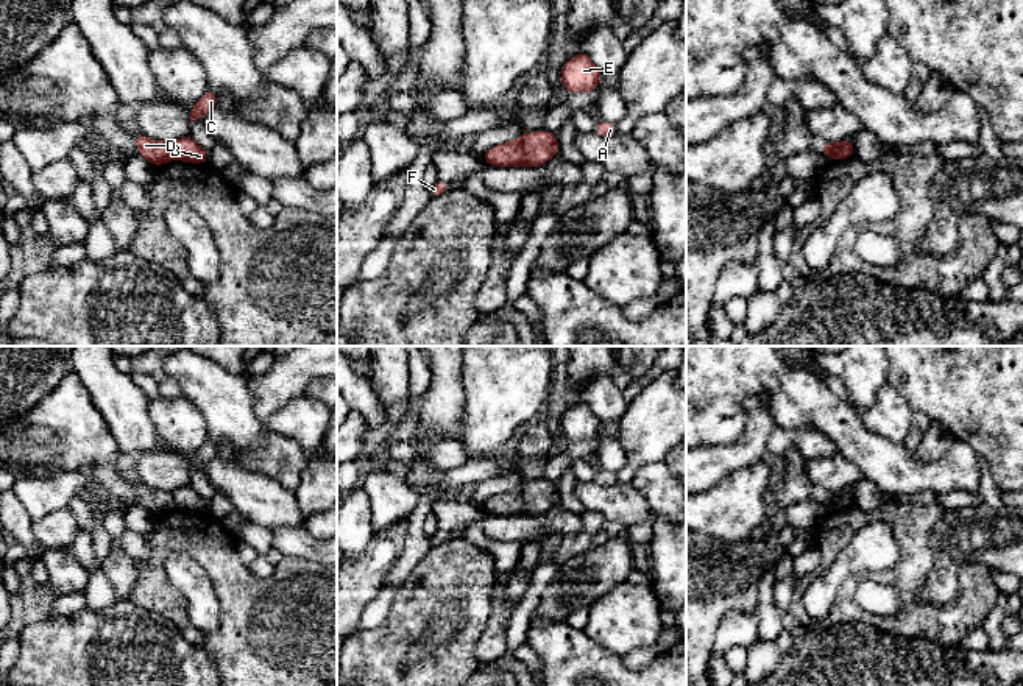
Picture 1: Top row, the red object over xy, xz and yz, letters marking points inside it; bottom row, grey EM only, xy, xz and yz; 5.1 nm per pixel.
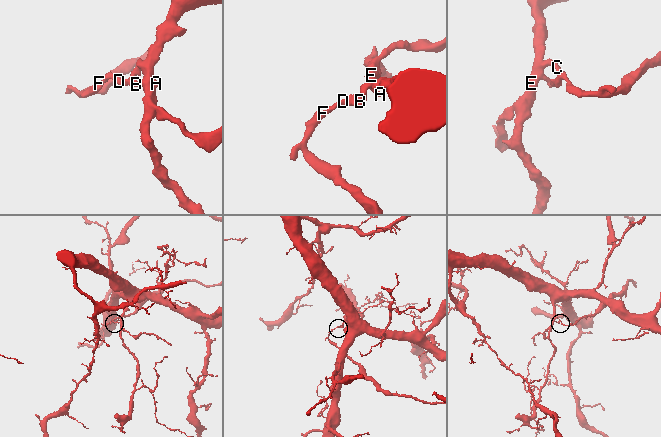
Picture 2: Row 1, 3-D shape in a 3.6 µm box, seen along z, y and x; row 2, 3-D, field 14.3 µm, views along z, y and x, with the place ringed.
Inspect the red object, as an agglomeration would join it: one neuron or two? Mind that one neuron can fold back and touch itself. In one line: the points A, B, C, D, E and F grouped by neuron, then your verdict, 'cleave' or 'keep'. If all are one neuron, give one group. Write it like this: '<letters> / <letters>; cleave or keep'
A B C E / D F; cleave

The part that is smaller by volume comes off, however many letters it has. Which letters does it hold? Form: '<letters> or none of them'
D, F

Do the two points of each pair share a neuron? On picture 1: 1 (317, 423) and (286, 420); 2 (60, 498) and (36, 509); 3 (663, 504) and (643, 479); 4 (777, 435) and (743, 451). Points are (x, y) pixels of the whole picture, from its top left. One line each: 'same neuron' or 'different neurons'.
1: same neuron
2: same neuron
3: same neuron
4: different neurons

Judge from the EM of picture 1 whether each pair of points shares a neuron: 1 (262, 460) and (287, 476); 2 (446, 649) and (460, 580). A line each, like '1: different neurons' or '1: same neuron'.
1: same neuron
2: same neuron

